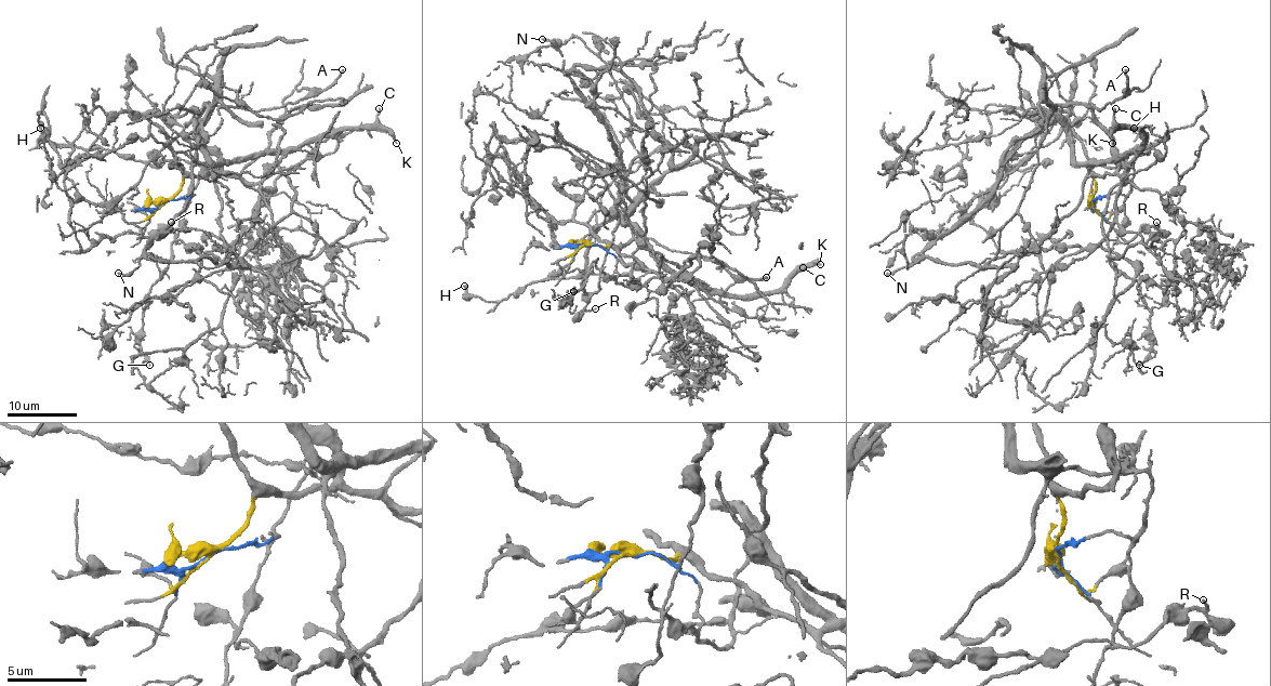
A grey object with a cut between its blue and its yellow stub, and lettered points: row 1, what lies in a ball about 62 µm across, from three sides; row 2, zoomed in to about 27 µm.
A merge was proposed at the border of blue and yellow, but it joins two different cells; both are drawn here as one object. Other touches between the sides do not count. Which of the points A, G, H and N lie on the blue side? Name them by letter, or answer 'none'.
G, H

